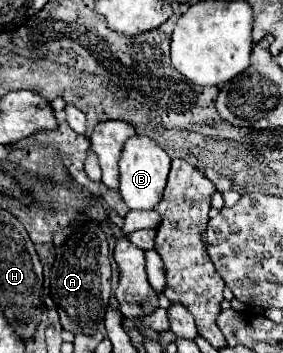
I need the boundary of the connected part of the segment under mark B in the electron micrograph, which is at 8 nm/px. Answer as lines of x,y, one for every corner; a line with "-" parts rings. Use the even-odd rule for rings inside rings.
133,136
125,142
123,156
119,160
121,168
121,196
131,210
155,210
163,198
163,190
169,174
169,156
147,136

